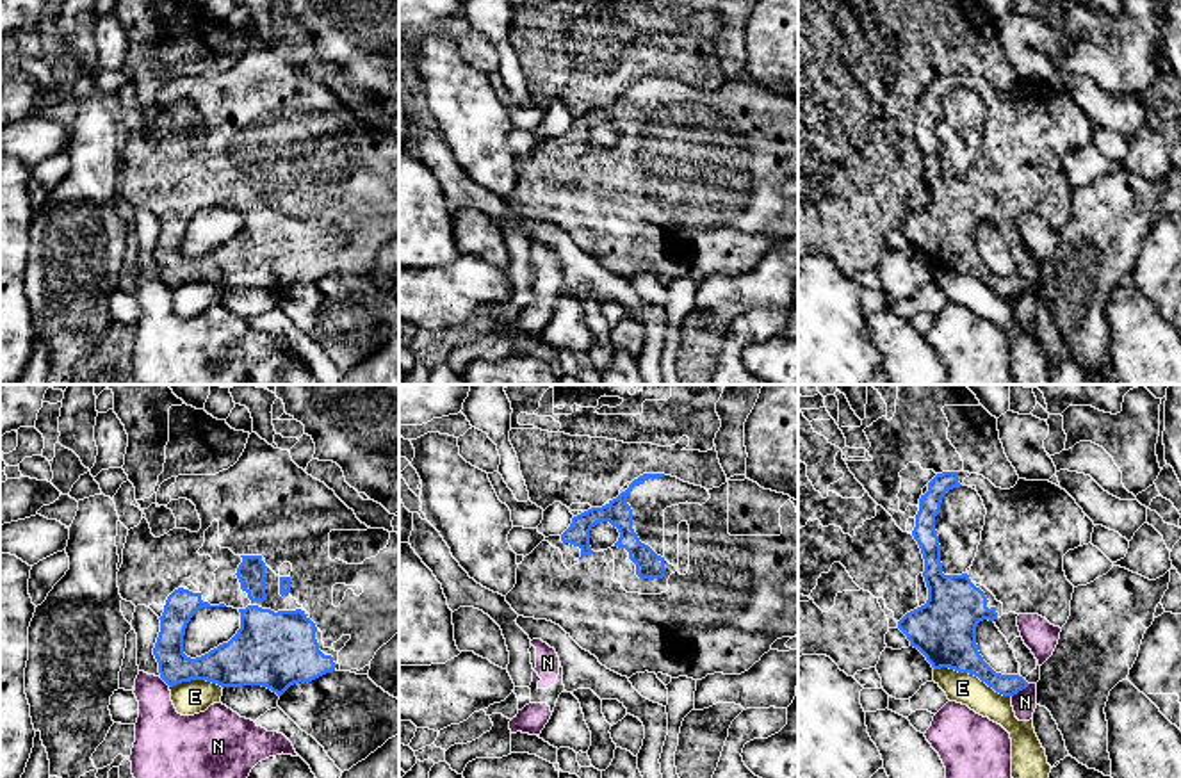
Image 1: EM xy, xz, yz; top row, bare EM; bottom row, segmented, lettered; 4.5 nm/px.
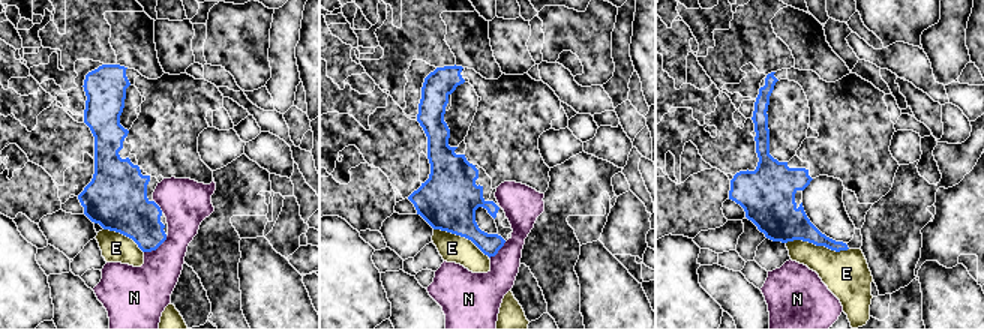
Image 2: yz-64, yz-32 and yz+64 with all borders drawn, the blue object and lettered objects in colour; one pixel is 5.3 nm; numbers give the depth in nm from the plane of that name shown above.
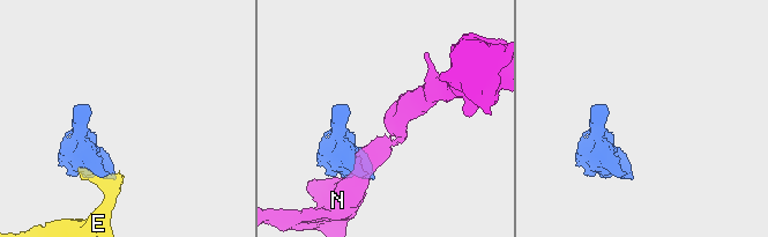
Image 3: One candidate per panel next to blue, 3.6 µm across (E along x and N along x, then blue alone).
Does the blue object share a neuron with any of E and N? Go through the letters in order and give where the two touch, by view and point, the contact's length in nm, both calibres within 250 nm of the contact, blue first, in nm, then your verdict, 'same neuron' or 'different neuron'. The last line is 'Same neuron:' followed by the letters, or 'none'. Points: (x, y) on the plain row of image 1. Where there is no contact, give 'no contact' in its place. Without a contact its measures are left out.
E: contact yz (973, 275); length 380 nm; calibres 280 and 140 nm; different neuron
N: contact yz (1021, 291); length 110 nm; calibres 100 and 110 nm; different neuron
Same neuron: none

